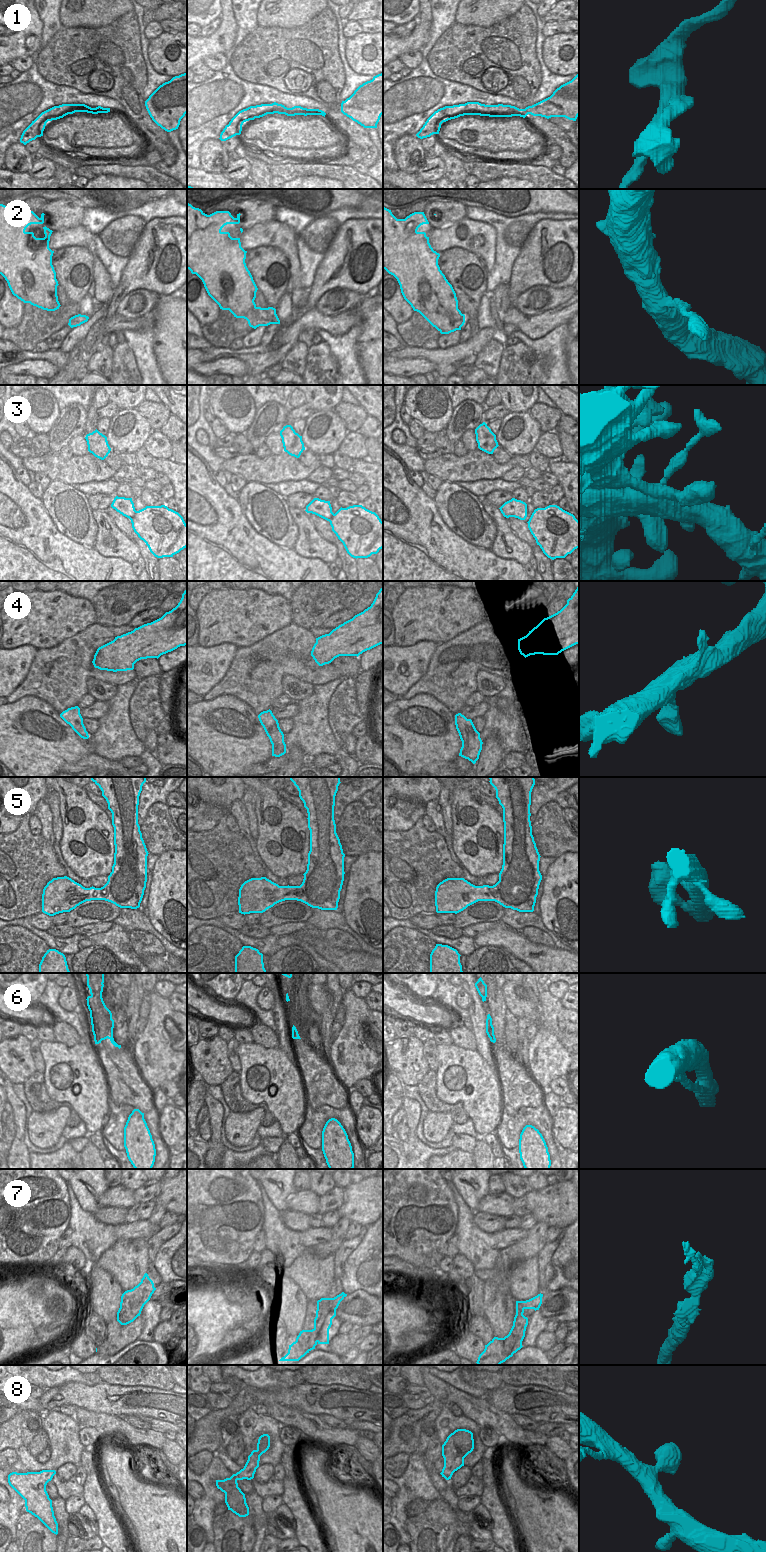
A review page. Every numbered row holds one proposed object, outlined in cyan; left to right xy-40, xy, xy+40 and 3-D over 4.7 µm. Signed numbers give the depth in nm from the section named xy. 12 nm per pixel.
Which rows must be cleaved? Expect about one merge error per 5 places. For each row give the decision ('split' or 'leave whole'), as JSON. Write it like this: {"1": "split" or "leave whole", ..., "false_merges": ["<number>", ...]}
{"1": "leave whole", "2": "leave whole", "3": "leave whole", "4": "leave whole", "5": "leave whole", "6": "leave whole", "7": "leave whole", "8": "leave whole", "false_merges": []}

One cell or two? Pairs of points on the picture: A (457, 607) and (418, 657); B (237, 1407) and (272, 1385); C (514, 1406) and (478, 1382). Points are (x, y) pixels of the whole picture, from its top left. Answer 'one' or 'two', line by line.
A: two
B: two
C: two

